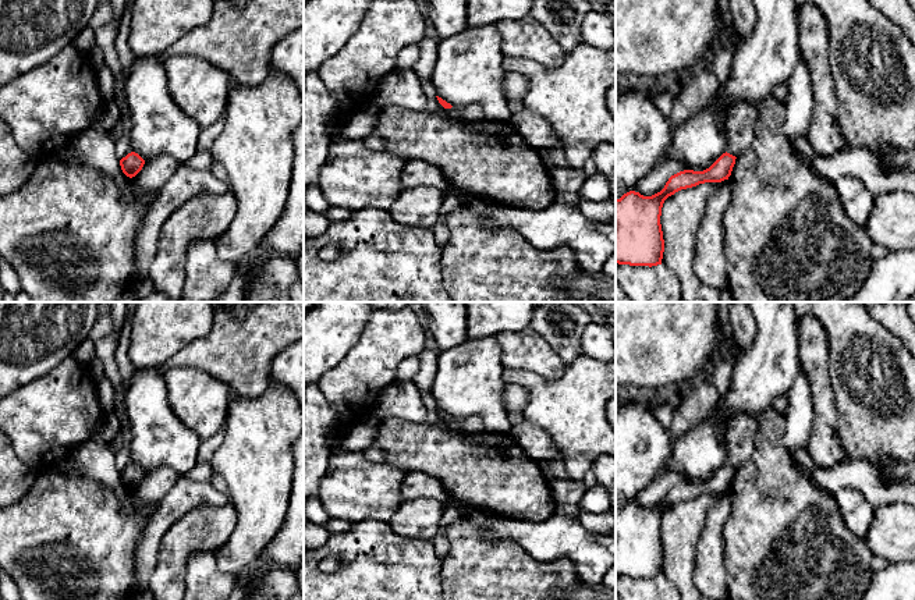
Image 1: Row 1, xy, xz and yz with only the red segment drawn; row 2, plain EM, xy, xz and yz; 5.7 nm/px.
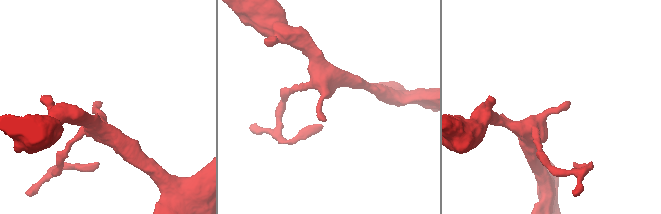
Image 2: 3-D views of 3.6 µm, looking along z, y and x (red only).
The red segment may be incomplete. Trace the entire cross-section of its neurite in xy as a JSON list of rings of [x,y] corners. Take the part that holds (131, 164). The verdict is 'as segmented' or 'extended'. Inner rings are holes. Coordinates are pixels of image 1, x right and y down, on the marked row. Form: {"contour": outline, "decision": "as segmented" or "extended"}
{"contour": [[[135,152],[128,153],[120,160],[123,173],[130,178],[135,177],[142,170],[143,164],[145,160]]], "decision": "as segmented"}

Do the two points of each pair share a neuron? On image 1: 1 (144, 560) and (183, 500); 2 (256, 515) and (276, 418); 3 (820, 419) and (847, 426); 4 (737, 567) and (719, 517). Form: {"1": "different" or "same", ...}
{"1": "same", "2": "same", "3": "different", "4": "different"}

